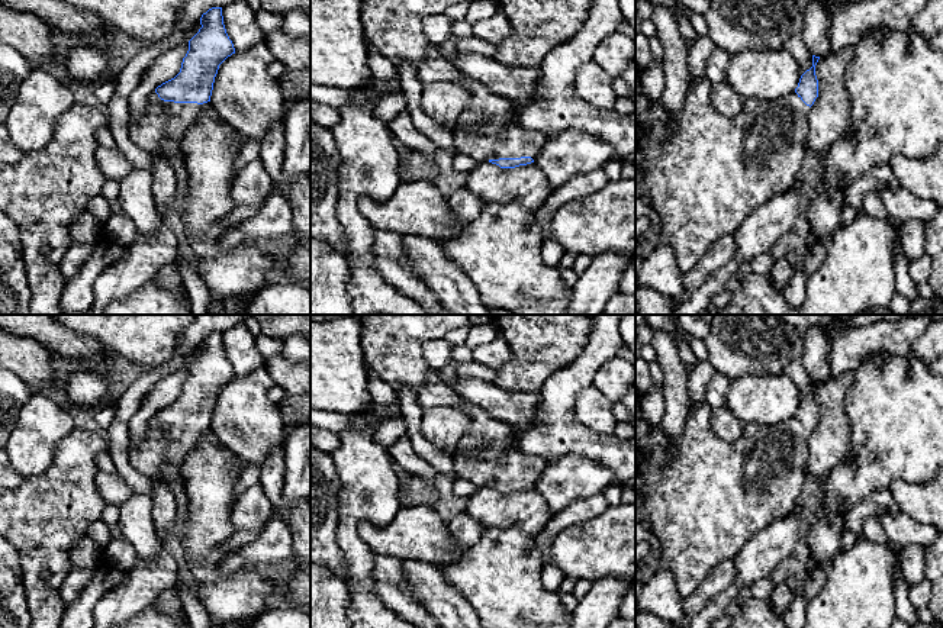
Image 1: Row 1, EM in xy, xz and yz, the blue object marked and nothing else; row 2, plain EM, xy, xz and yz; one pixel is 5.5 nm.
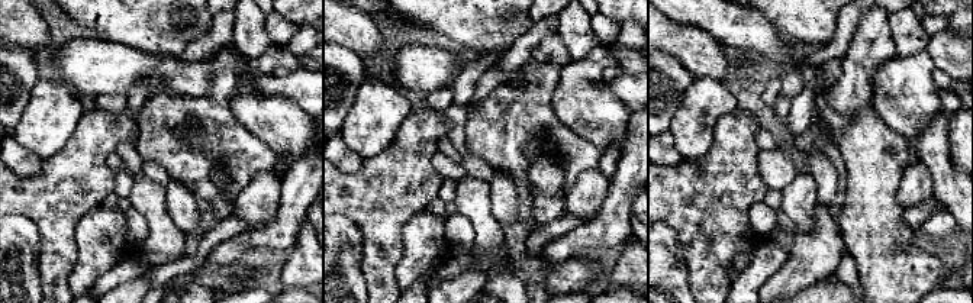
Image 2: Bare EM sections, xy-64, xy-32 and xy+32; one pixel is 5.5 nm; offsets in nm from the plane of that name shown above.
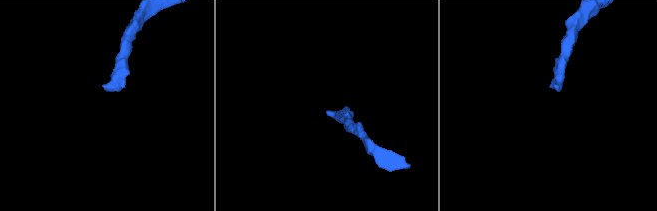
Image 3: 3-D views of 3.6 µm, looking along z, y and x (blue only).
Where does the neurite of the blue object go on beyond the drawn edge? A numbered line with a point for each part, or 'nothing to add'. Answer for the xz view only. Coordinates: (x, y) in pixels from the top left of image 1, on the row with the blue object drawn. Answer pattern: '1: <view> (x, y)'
1: xz (499, 137)

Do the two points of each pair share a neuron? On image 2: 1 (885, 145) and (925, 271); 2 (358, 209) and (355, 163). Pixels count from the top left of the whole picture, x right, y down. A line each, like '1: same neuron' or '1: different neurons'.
1: same neuron
2: different neurons

